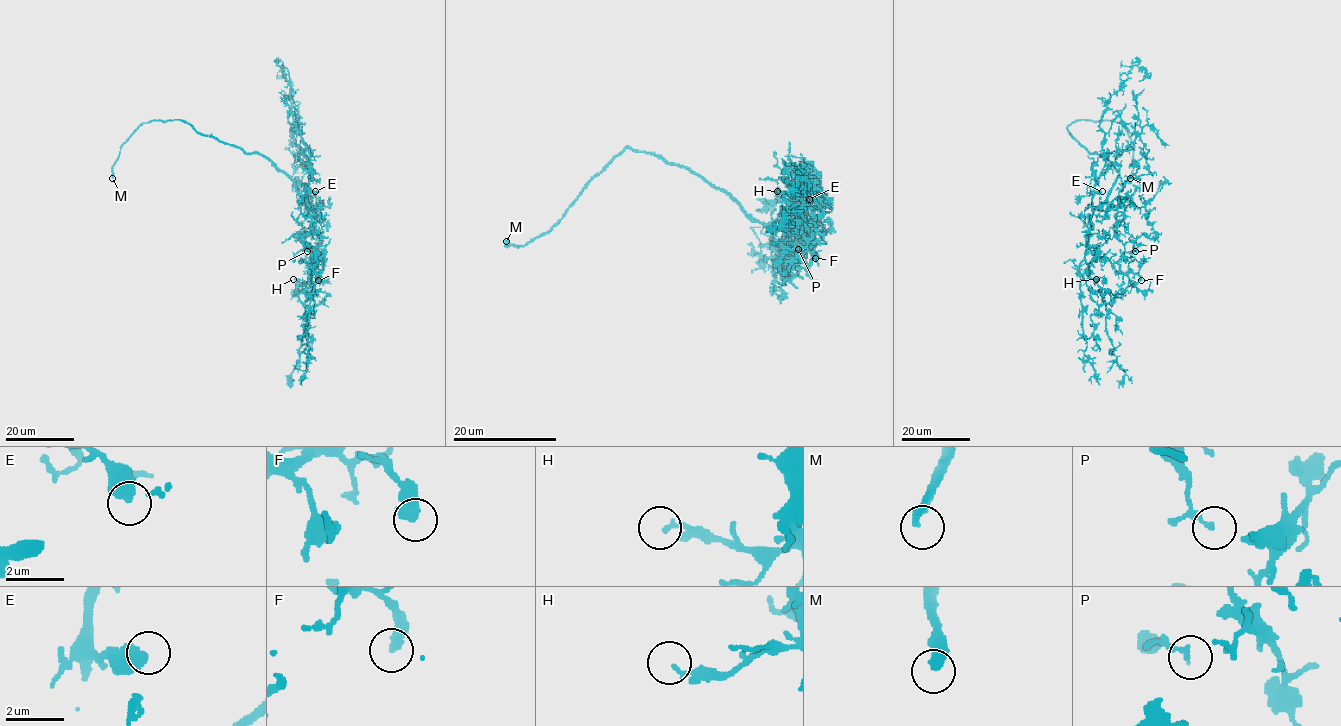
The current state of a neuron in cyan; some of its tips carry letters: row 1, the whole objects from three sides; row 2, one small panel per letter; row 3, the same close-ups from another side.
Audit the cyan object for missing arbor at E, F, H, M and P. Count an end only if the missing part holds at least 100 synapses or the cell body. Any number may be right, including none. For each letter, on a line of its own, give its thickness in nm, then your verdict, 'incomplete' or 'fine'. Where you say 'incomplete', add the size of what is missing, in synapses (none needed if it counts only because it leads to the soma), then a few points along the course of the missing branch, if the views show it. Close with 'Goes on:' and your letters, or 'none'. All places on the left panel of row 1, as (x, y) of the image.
E: 650 nm thick; incomplete; about 120 synapses; missing branch runs (315, 191), (318, 191), (324, 170), (320, 166)
F: 400 nm thick; fine
H: 150 nm thick; fine
M: 320 nm thick; incomplete; missing branch runs (112, 178), (110, 187), (119, 208), (110, 218), (110, 230), (98, 251), (89, 316), (26, 374), (16, 405)
P: 130 nm thick; fine
Goes on: E, M

